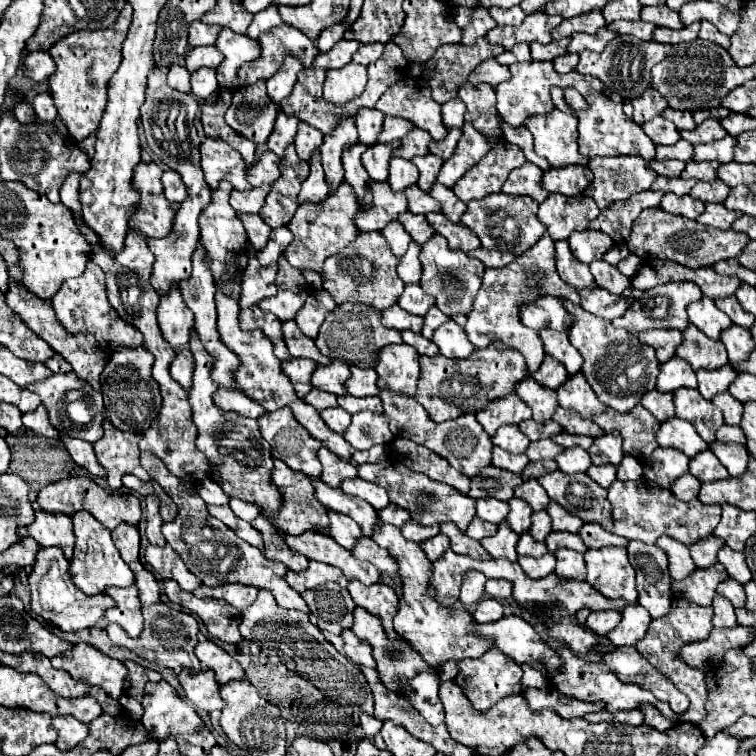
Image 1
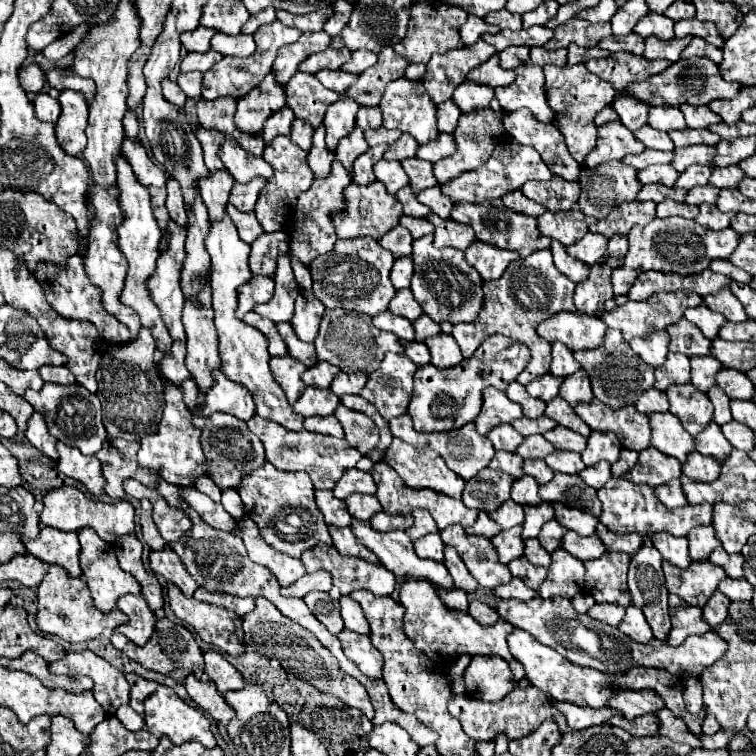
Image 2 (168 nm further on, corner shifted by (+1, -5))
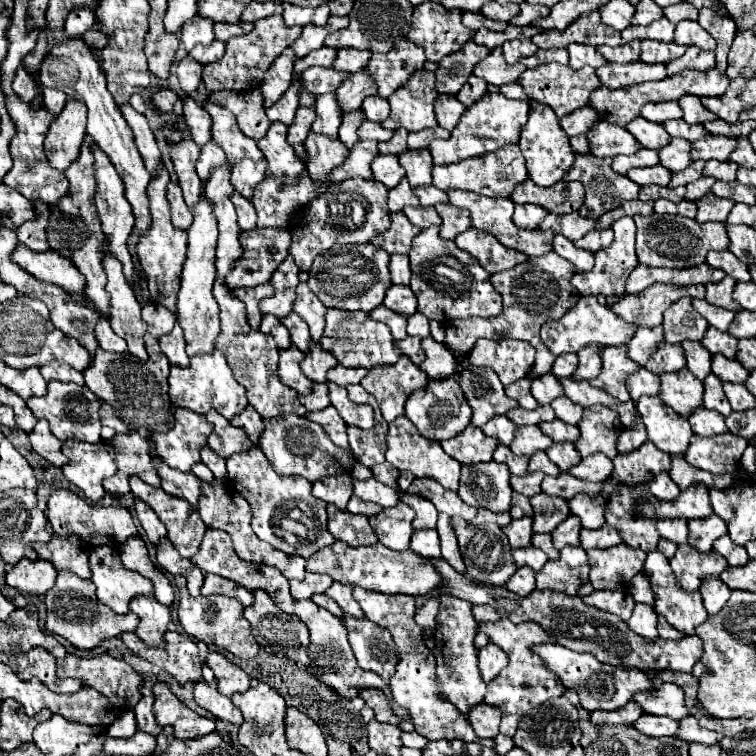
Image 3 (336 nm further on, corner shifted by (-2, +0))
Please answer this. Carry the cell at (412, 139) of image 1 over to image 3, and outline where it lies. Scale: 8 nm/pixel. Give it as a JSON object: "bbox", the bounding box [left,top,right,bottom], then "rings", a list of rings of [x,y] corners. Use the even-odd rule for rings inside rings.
{"bbox":[379,128,409,154],"rings":[[[397,128],[395,136],[389,142],[379,142],[381,154],[401,154],[407,150],[407,136],[409,132],[405,128]]]}

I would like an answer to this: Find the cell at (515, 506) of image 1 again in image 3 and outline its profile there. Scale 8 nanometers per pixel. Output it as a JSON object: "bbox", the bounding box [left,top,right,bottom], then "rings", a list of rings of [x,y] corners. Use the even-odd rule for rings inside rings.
{"bbox":[531,494,571,532],"rings":[[[537,494],[531,498],[533,506],[533,532],[551,532],[561,520],[565,520],[571,512],[567,500],[559,500],[559,496]]]}

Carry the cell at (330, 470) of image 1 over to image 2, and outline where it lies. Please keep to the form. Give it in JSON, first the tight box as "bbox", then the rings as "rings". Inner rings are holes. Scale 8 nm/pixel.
{"bbox":[334,469,376,499],"rings":[[[348,469],[348,473],[344,473],[344,477],[338,481],[334,493],[340,499],[346,499],[352,493],[376,495],[376,483],[372,481],[370,473],[364,473],[364,471],[358,471],[358,469]]]}

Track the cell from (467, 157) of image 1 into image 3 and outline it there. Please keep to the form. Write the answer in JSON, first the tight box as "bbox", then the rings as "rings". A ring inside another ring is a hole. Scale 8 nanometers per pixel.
{"bbox":[429,92,529,164],"rings":[[[487,92],[481,100],[477,100],[473,106],[469,106],[457,128],[451,132],[449,140],[435,140],[429,146],[429,152],[433,156],[433,164],[455,164],[461,160],[467,160],[471,156],[479,156],[485,152],[495,152],[501,146],[509,142],[519,142],[519,128],[527,122],[529,114],[529,102],[523,100],[509,100],[503,94]]]}

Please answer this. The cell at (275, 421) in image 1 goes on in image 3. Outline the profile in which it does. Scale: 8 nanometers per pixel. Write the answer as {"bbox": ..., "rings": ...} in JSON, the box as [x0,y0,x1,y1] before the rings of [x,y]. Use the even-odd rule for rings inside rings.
{"bbox":[261,414,355,482],"rings":[[[289,414],[265,418],[265,430],[261,440],[261,450],[273,464],[277,474],[297,474],[311,482],[329,478],[335,474],[349,474],[355,466],[355,456],[349,448],[339,448],[331,442],[327,432],[315,422],[309,422],[305,416]]]}

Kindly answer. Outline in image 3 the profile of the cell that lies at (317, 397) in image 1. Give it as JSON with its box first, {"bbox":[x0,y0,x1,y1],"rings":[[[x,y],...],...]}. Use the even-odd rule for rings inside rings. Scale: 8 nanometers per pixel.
{"bbox":[299,384,329,412],"rings":[[[313,384],[311,394],[307,396],[299,396],[299,402],[309,410],[309,412],[319,412],[323,408],[327,408],[329,396],[327,396],[327,384]]]}

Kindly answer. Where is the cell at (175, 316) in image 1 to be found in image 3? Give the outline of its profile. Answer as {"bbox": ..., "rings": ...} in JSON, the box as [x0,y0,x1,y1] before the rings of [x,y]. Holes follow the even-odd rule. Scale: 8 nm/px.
{"bbox":[137,166,187,314],"rings":[[[159,166],[157,178],[153,178],[149,182],[149,188],[147,188],[149,202],[151,202],[149,210],[151,210],[151,216],[153,216],[153,224],[145,232],[145,236],[139,238],[137,254],[139,254],[141,268],[147,276],[147,288],[149,288],[149,294],[151,294],[151,302],[159,302],[175,314],[175,302],[177,302],[177,292],[179,292],[179,282],[181,282],[179,276],[181,276],[181,268],[183,268],[185,252],[187,252],[187,232],[179,230],[171,224],[171,212],[169,212],[169,204],[167,204],[167,198],[165,198],[167,184],[169,184],[169,174],[167,174],[165,166]]]}

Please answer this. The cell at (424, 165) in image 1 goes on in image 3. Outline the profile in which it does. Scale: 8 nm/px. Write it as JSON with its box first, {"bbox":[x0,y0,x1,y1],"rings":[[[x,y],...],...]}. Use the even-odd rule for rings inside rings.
{"bbox":[399,150,433,188],"rings":[[[407,150],[407,152],[399,154],[399,162],[407,172],[407,180],[409,180],[411,188],[431,184],[433,160],[431,160],[429,150]]]}

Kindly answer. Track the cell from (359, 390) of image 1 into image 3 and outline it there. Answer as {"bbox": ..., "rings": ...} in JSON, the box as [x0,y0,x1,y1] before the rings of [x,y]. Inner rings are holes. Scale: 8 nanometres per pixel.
{"bbox":[327,364,367,386],"rings":[[[337,364],[337,368],[331,368],[327,372],[327,380],[339,386],[351,386],[351,384],[359,384],[365,374],[367,374],[367,368],[345,368]]]}

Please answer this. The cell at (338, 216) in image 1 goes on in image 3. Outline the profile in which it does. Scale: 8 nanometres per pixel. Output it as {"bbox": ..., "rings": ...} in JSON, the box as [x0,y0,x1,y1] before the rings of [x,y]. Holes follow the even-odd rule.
{"bbox":[305,134,347,186],"rings":[[[309,134],[305,140],[305,150],[307,150],[307,172],[313,182],[327,186],[329,184],[329,174],[333,168],[343,164],[347,158],[347,148],[343,146],[341,140],[329,138],[329,136],[319,136],[319,134]]]}

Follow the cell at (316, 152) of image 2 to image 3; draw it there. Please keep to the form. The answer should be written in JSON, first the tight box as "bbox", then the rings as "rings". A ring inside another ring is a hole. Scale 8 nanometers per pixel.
{"bbox":[313,94,341,136],"rings":[[[323,94],[317,98],[315,104],[317,118],[313,122],[313,132],[325,134],[325,136],[337,136],[339,124],[341,124],[341,112],[335,100],[335,94]]]}

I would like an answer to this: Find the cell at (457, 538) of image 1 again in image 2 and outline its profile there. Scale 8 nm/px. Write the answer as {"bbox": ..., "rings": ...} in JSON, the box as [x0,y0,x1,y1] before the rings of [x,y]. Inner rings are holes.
{"bbox":[440,525,512,589],"rings":[[[448,525],[440,531],[440,537],[446,545],[458,549],[470,575],[480,583],[480,587],[494,589],[512,579],[508,567],[498,561],[498,553],[488,537],[468,535],[462,525]]]}

